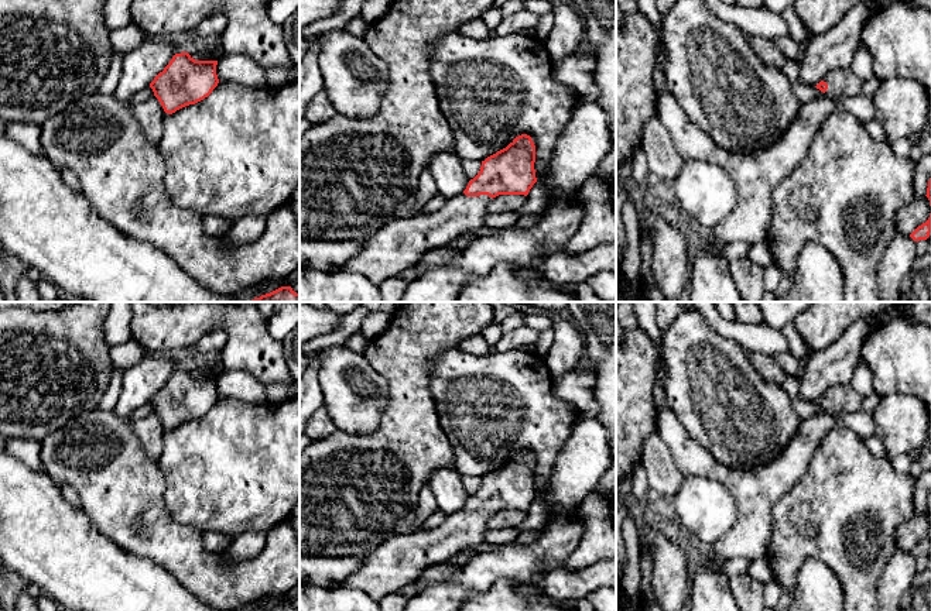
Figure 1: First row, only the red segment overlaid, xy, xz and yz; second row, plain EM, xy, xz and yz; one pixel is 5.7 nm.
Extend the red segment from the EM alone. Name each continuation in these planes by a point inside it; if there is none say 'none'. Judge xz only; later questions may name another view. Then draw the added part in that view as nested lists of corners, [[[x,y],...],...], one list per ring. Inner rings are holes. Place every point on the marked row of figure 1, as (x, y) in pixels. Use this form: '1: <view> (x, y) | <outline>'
1: xz (399, 244) | [[[456,195],[445,200],[445,205],[429,214],[417,213],[405,219],[391,222],[367,238],[360,251],[340,268],[363,274],[374,285],[380,285],[390,277],[398,275],[414,265],[425,253],[448,246],[462,233],[478,230],[485,224],[487,205],[492,200],[487,195],[466,196]]]

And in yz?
1: yz (842, 82) | [[[850,68],[832,69],[822,80],[828,85],[825,95],[838,102],[862,95],[863,80]]]

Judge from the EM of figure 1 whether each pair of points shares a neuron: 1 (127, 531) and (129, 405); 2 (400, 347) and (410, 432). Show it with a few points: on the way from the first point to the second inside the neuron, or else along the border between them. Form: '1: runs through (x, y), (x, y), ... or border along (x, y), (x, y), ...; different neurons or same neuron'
1: border along (112, 411), (129, 419); different neurons
2: runs through (406, 368), (410, 411); same neuron

